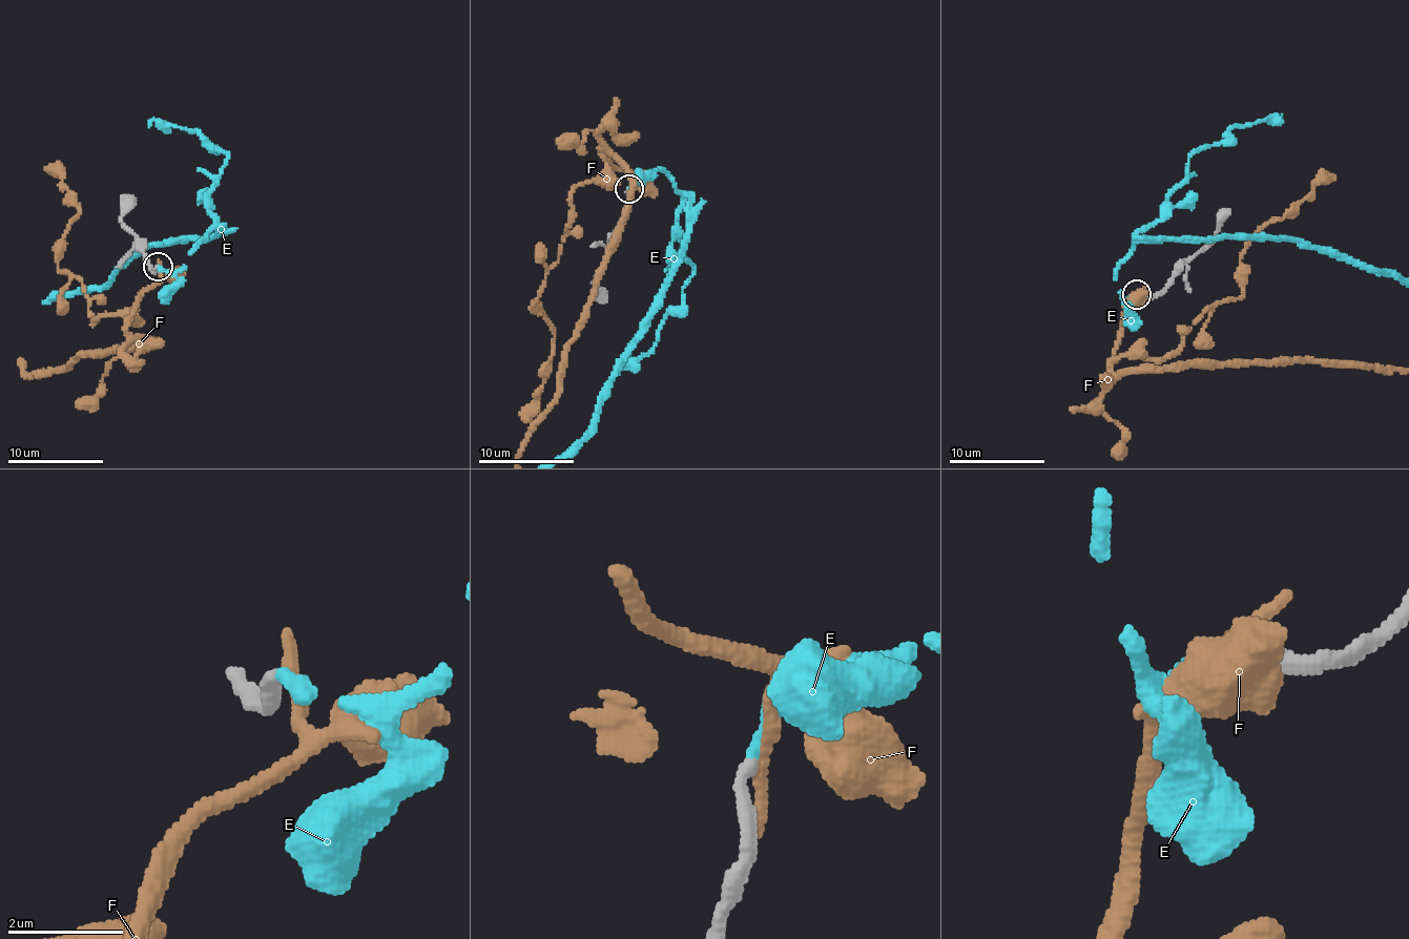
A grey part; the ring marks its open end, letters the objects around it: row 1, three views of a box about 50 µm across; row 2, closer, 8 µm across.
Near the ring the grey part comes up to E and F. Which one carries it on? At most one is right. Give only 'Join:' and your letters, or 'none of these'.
Join: E

